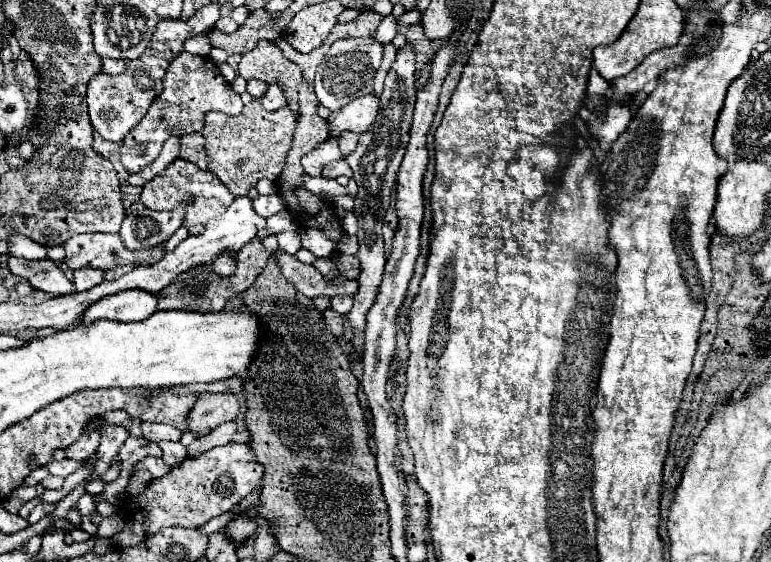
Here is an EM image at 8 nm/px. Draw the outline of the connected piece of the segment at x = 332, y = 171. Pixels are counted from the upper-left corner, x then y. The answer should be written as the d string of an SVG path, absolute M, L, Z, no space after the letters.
M335 161L330 163L330 167L324 167L322 176L336 179L340 176L352 177L350 165L346 161Z

